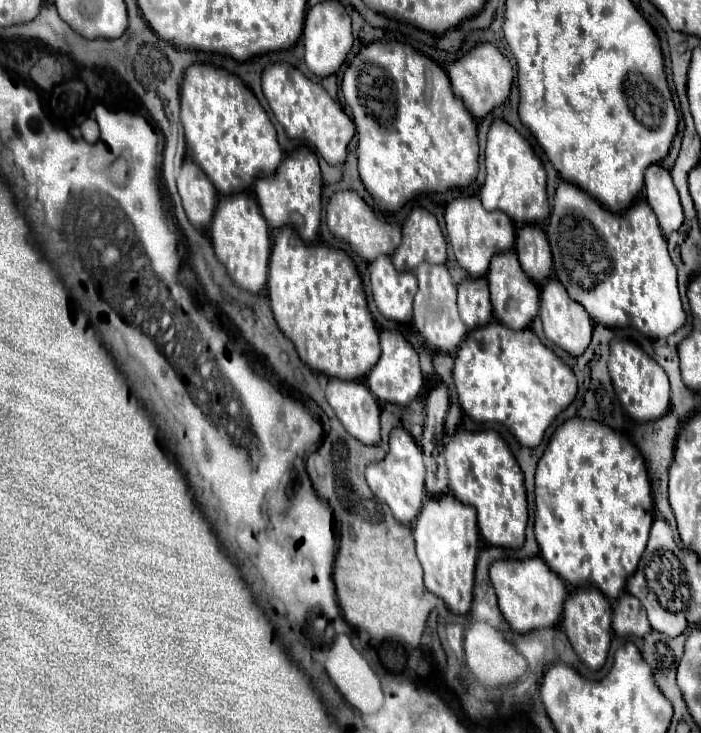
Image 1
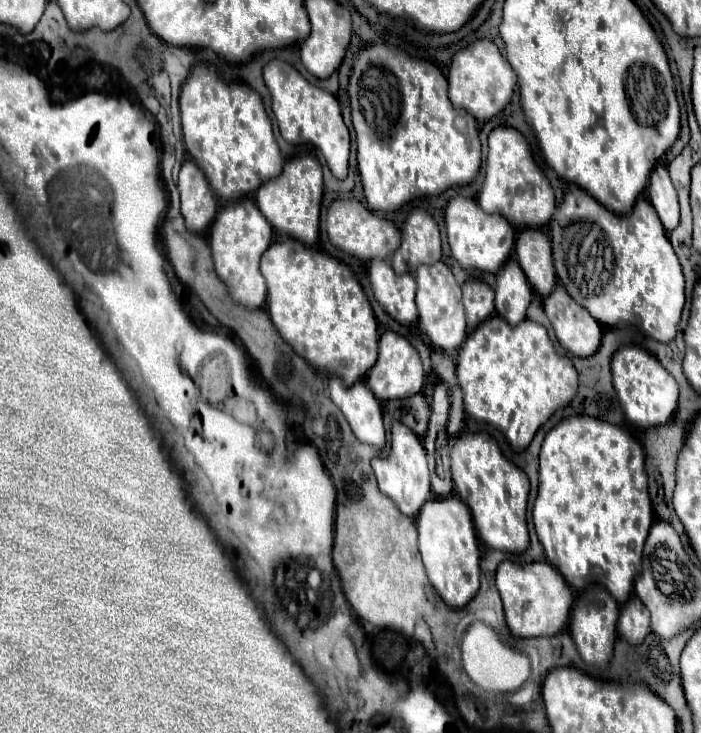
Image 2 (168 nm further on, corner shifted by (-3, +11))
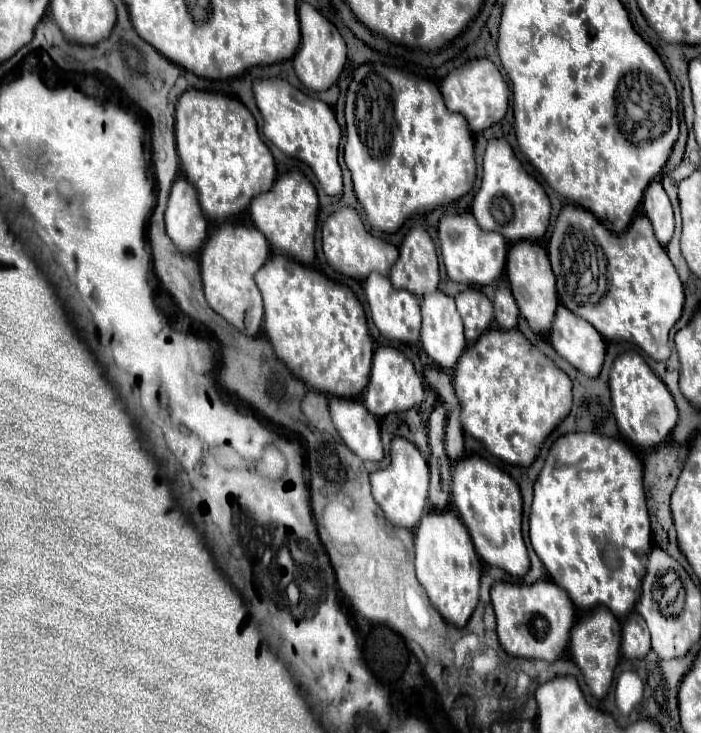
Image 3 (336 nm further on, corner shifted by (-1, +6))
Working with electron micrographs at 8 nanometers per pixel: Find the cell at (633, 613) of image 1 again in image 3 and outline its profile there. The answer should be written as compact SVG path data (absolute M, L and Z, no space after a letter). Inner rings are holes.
M632 612L622 626L622 654L628 660L644 658L650 652L650 632L644 618Z

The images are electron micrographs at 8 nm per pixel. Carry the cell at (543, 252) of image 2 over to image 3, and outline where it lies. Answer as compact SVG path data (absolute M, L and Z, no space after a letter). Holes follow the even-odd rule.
M528 240L516 242L514 246L510 246L508 262L506 262L506 278L508 278L512 296L520 308L520 314L526 320L528 328L534 334L548 336L552 322L554 322L556 308L558 308L558 296L556 296L554 272L550 268L550 260L548 260L548 254L544 252L544 248L538 246L536 242L528 242Z

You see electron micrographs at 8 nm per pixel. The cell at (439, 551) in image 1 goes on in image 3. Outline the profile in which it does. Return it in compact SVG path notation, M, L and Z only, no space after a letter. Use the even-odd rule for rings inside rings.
M426 512L414 532L414 546L416 576L426 590L430 604L440 612L446 622L460 628L466 626L480 600L478 592L482 576L482 562L470 542L466 526L462 526L462 520L452 512Z

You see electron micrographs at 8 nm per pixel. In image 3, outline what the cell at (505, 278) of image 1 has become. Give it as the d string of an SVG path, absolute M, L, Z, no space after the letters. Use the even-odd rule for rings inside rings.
M500 284L496 290L496 298L494 298L494 316L496 322L502 330L512 330L518 326L518 306L514 302L514 296L510 294L510 286L508 284Z

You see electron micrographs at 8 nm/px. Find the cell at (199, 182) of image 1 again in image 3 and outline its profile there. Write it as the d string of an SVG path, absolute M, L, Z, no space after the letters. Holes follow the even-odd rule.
M178 178L172 186L164 220L170 240L182 254L192 256L202 250L208 224L198 206L198 194L194 194L194 186L190 186L190 182L184 178Z

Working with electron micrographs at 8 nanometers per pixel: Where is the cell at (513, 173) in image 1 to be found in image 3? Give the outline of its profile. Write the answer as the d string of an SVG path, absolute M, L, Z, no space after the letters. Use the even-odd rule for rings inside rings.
M492 138L488 142L482 166L482 186L474 196L472 214L482 230L500 232L508 244L520 240L540 240L546 234L550 222L550 200L544 188L532 178L518 158L514 156L510 144L504 138Z

